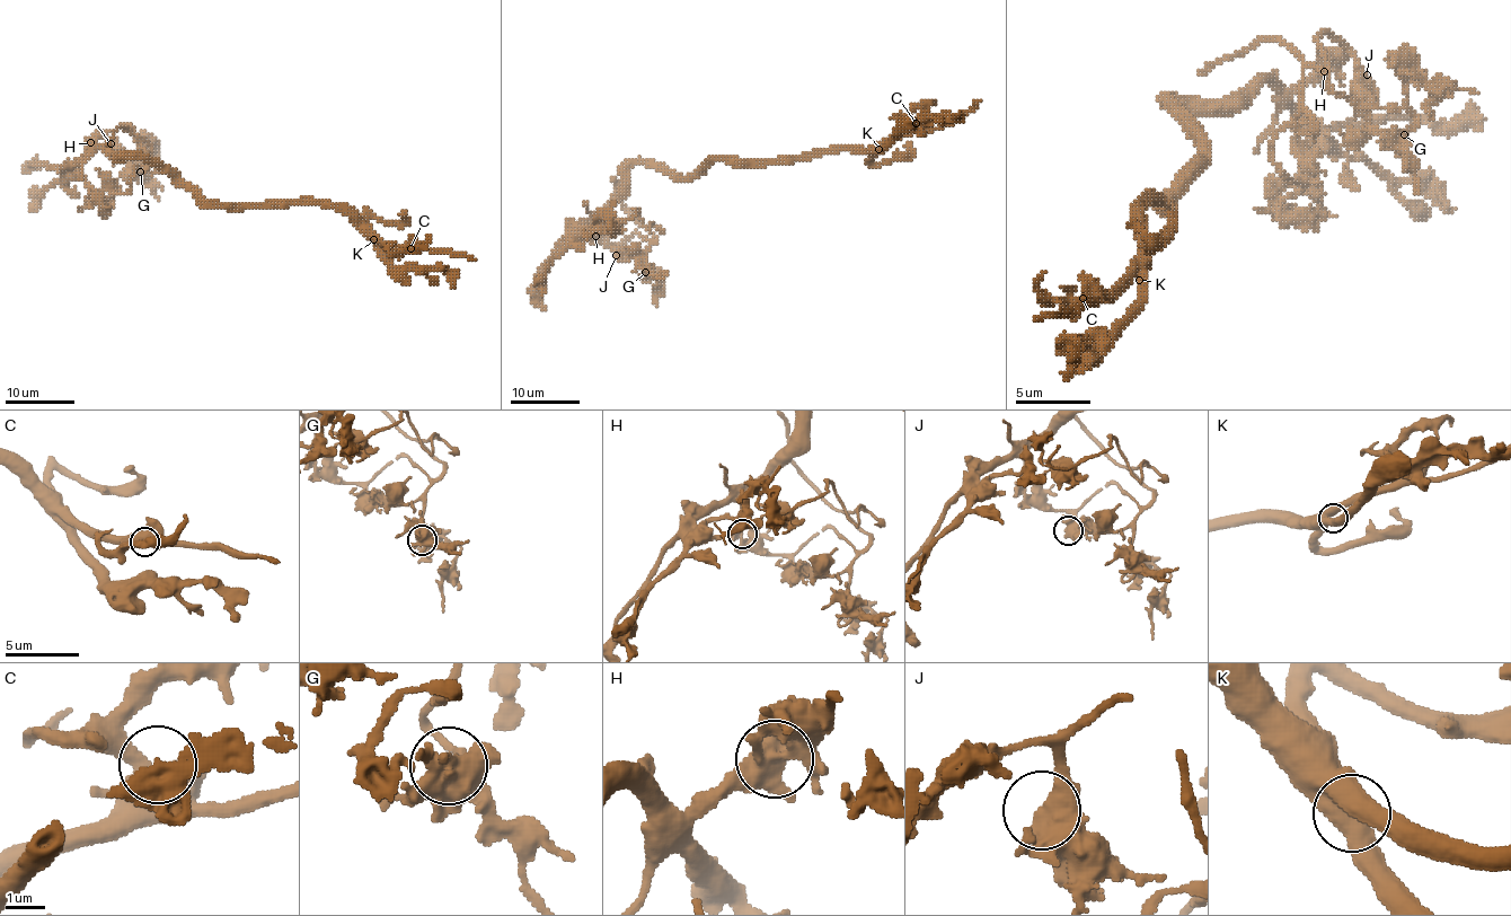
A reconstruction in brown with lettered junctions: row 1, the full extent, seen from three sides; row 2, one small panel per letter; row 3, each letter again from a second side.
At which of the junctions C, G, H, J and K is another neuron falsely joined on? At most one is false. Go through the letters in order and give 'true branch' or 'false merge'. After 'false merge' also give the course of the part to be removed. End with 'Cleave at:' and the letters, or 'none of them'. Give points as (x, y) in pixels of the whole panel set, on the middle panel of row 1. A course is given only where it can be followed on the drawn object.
C: true branch
G: true branch
H: false merge | (595, 236), (609, 245), (656, 237), (637, 211), (609, 226), (610, 214), (612, 236)
J: true branch
K: true branch
Cleave at: H

